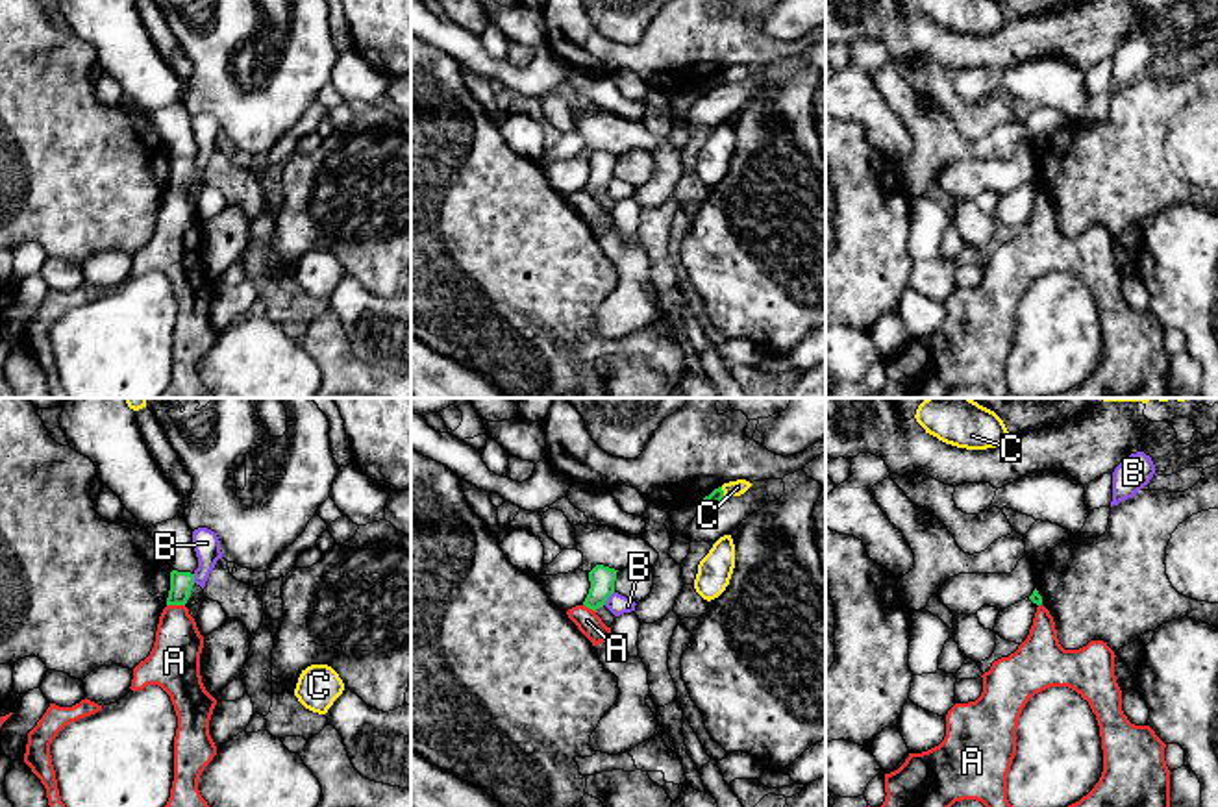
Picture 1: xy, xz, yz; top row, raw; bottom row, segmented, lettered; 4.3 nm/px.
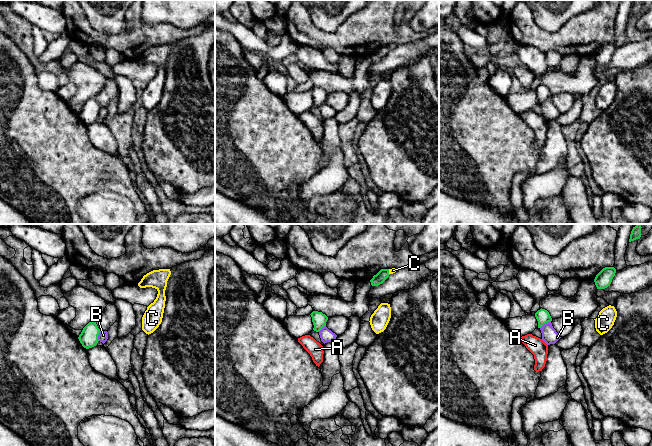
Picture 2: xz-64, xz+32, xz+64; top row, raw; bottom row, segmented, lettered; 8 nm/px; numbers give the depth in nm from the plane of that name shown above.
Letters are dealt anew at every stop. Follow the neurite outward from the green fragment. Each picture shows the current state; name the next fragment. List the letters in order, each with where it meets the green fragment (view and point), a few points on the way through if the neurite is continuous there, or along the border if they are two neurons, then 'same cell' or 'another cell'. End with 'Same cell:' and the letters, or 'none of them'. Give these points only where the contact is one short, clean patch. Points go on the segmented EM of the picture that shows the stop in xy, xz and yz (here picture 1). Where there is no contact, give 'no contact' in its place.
A: xy (176, 604) | along xy (167, 604), (184, 606) | another cell
B: xz (608, 596) | another cell
C: xz (722, 493) | along xz (720, 487), (724, 496) | another cell
Same cell: none of them

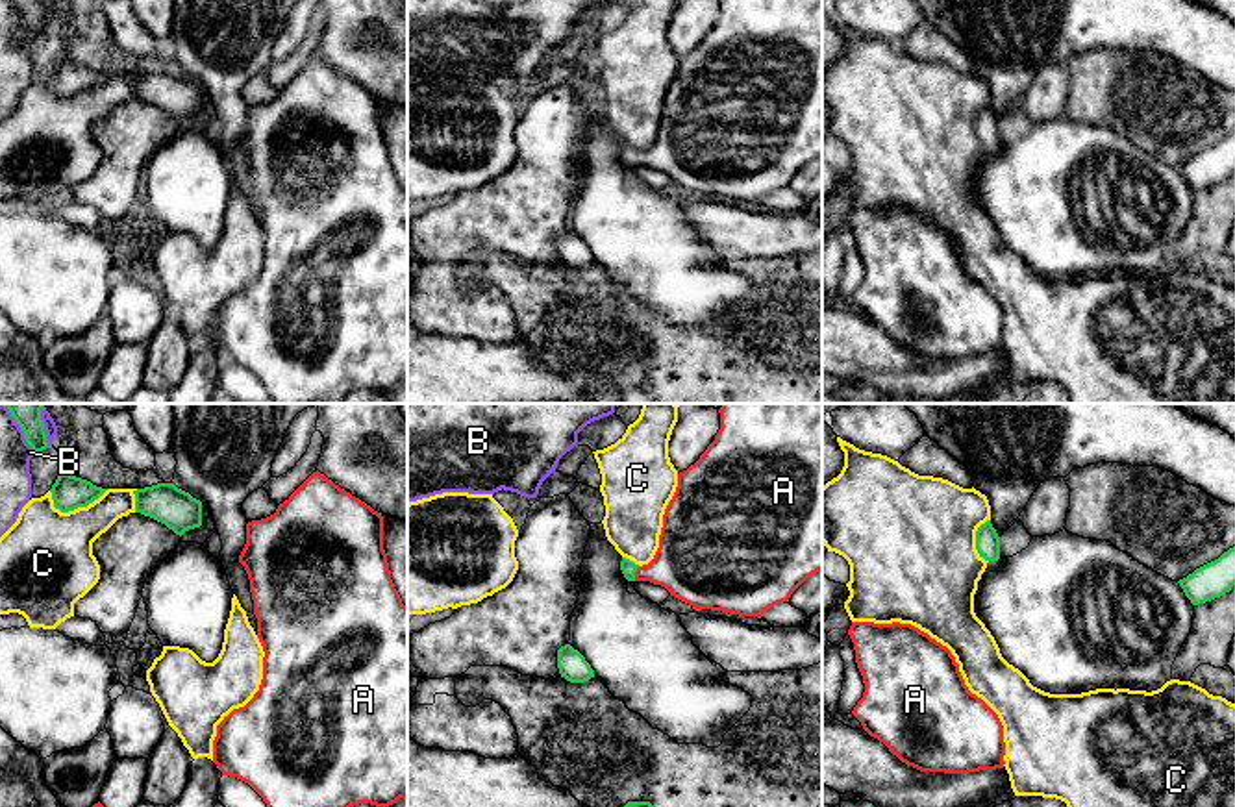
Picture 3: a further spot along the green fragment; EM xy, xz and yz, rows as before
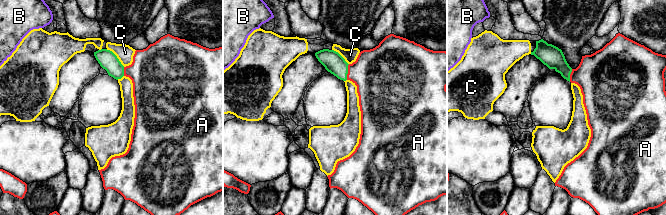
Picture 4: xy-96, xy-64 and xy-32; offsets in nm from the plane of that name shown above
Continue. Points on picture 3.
A: xz (634, 574) | across xz (628, 567), (634, 574), (689, 563) | same cell
B: xy (21, 428) | another cell
C: xy (73, 509) | another cell
Same cell: A

